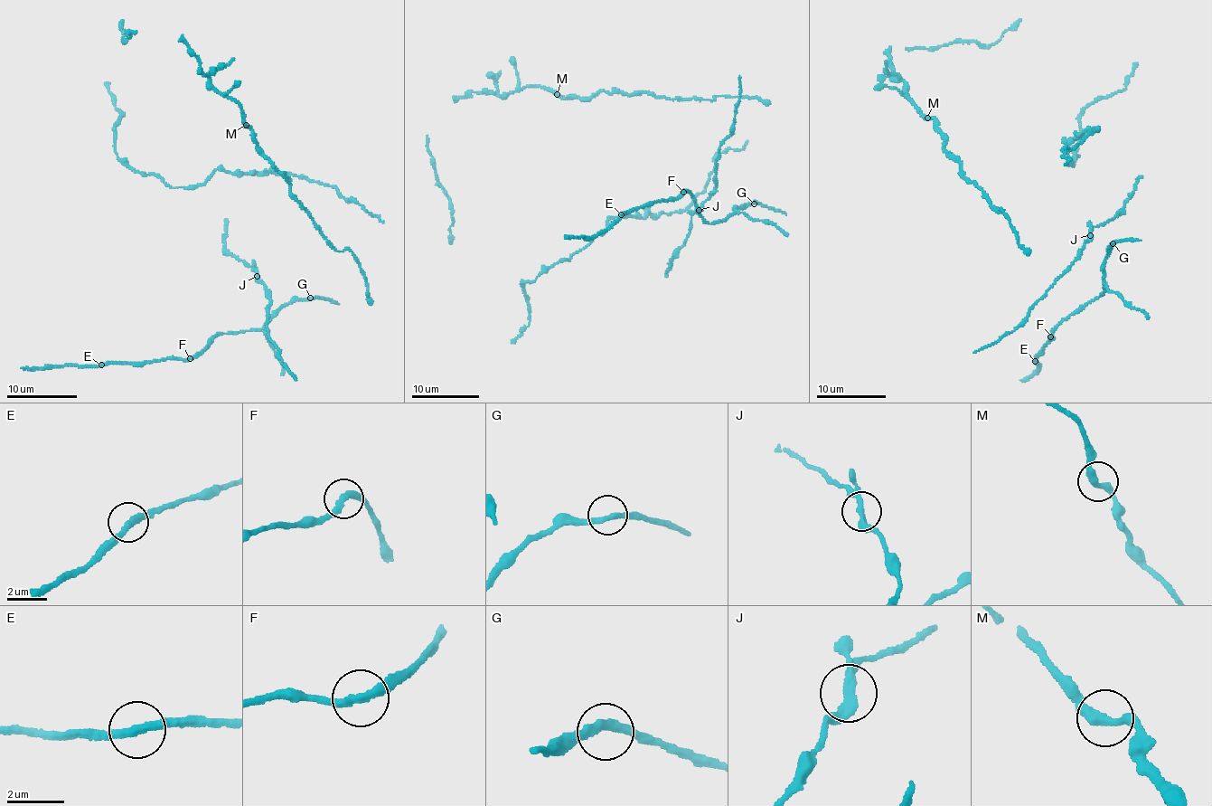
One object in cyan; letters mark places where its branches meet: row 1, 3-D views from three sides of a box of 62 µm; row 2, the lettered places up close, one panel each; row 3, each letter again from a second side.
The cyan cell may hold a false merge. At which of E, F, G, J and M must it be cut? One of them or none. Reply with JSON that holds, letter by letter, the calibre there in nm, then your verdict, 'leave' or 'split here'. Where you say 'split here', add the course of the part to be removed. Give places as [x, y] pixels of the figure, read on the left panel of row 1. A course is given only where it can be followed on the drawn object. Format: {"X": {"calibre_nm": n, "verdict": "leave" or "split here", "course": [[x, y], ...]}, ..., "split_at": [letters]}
{"E": {"calibre_nm": 320, "verdict": "leave"}, "F": {"calibre_nm": 280, "verdict": "leave"}, "G": {"calibre_nm": 280, "verdict": "leave"}, "J": {"calibre_nm": 320, "verdict": "split here", "course": [[258, 276], [251, 266], [245, 266], [225, 249], [226, 219]]}, "M": {"calibre_nm": 320, "verdict": "leave"}, "split_at": ["J"]}

